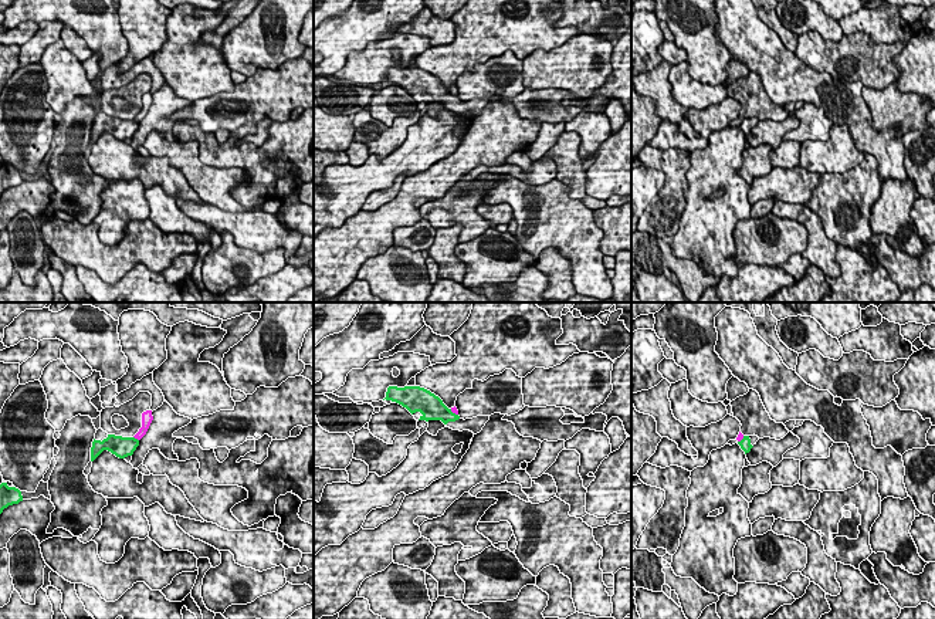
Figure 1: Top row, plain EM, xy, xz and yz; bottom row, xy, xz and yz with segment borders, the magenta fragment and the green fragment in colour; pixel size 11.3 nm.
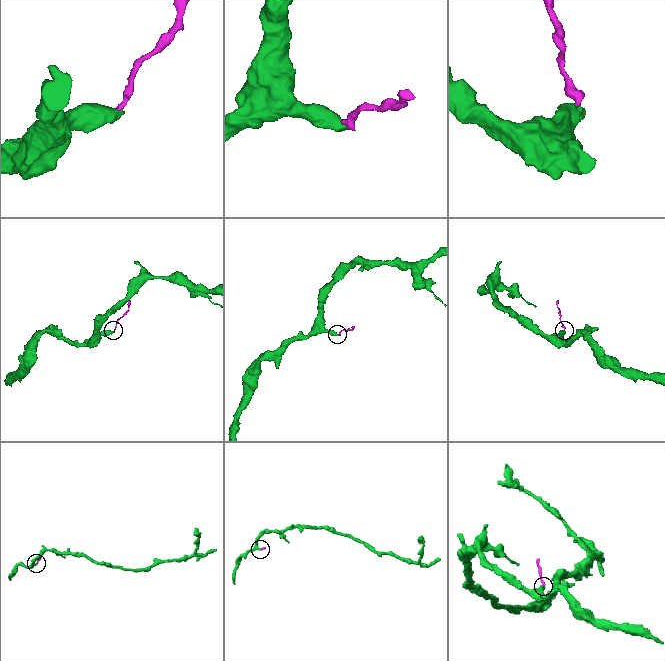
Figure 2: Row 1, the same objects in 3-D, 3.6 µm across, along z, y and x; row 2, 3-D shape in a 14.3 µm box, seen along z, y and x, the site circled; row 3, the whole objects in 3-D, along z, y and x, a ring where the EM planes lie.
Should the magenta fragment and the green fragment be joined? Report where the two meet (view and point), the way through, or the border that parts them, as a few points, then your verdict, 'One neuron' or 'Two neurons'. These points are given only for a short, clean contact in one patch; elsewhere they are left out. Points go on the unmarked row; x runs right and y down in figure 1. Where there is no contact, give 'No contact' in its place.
Touches magenta at xy (136, 119). Boundary: xy (134, 118), (138, 122). Two neurons

